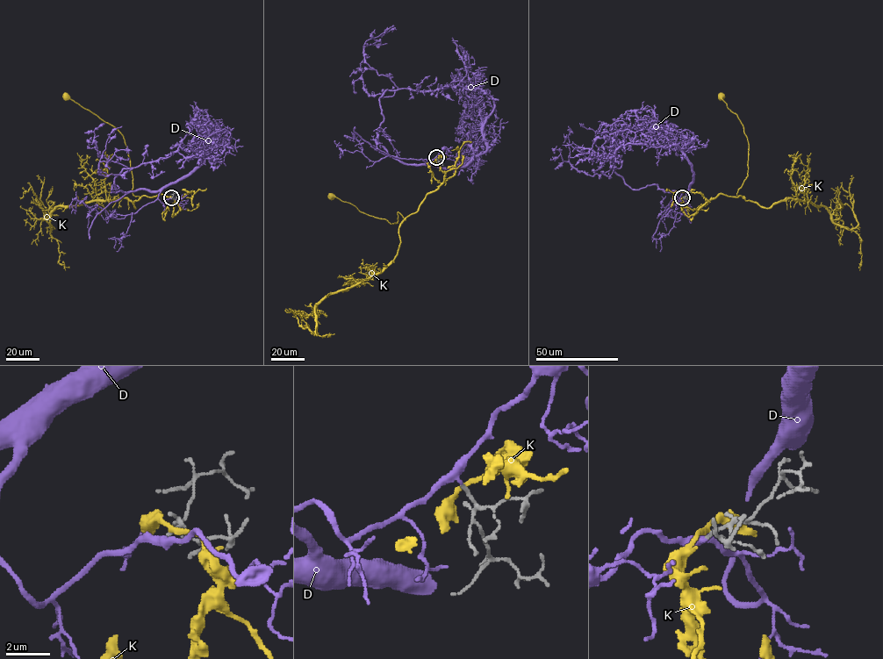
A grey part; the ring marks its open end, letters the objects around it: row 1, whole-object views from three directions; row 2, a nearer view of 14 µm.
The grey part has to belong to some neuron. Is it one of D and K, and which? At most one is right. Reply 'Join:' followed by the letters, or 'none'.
Join: D

